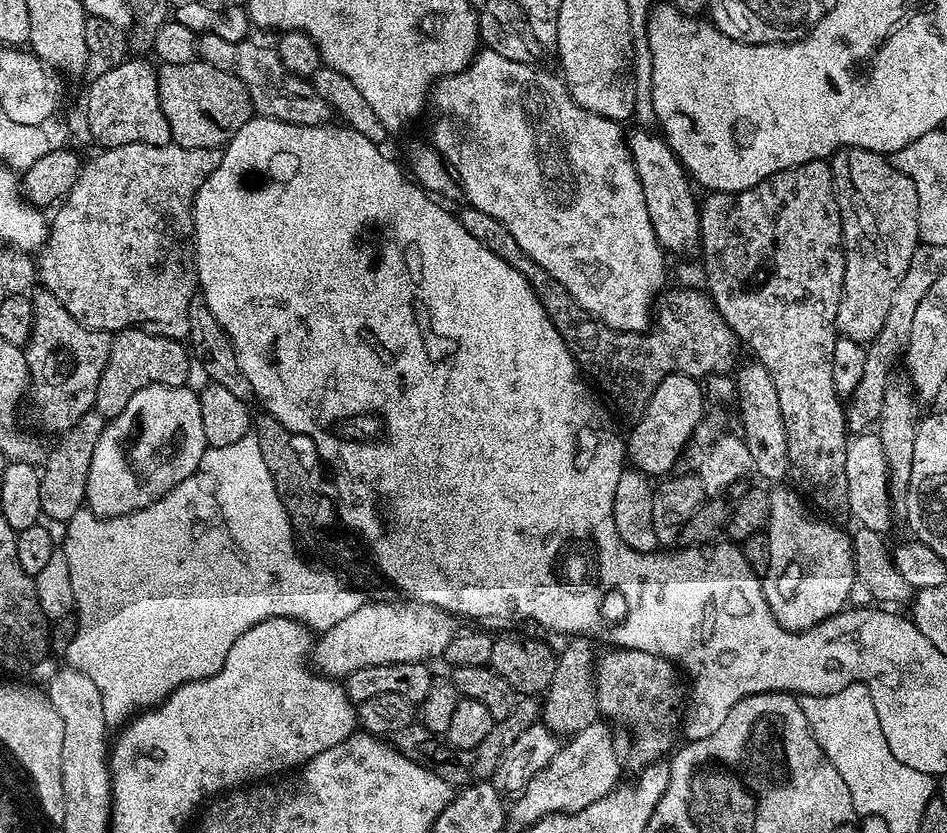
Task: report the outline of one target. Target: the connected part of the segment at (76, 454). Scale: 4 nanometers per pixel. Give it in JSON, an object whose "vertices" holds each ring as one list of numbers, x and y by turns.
{"vertices":[[95,410,82,414,82,418,78,418,78,422,74,422,74,426,70,426,62,433,57,439,60,441,53,448,51,445,50,451,44,459,40,474,40,485,42,486,42,506,40,511,47,519,49,516,52,520,66,522,70,518,74,518,74,514,78,514,80,508,85,507,86,482,90,474,90,458,94,458,94,446,98,446,98,438,102,434,105,423,105,416,98,414]]}

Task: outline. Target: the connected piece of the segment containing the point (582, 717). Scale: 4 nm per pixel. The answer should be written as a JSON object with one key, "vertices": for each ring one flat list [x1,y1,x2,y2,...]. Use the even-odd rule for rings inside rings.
{"vertices":[[578,636,567,641,564,649,559,649,556,657,554,679,542,694,542,723,558,738,577,736,586,726,597,723,596,673,594,665,598,652,592,649,593,641,586,636]]}

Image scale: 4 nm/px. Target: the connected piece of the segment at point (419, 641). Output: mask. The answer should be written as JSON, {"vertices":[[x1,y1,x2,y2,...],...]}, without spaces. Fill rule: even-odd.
{"vertices":[[366,602,354,614,342,618,342,622,330,626,330,630,319,633,310,653,315,671,321,676,343,678,366,666,428,662,431,656,443,657,446,646,458,633,452,613,429,604,404,603,408,604]]}

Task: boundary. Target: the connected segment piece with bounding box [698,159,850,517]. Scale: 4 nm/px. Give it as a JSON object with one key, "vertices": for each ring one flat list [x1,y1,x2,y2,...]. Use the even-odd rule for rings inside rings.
{"vertices":[[827,159,811,160,805,164,799,164,793,168,782,170,778,174,770,174,758,186,750,186,750,190,741,192,708,192,699,201,700,205,700,243,699,255,704,266,704,278,706,291,712,297,718,314,732,327,737,341,748,343,748,348,753,352,755,359,770,374,774,382,774,390,778,390,778,407,782,409,782,422,786,428,786,446,788,447,788,463,793,473,800,475,800,480,812,491,811,503,821,513,829,517,848,512,848,491,846,490,846,450,850,433,848,423,844,420,845,405,842,397,834,390,834,370,832,369,832,355,838,339,836,331,836,315,838,314,838,302,842,294,842,282,844,281,844,235,842,234,842,222,840,211,836,201,836,187,832,181,832,165]]}

